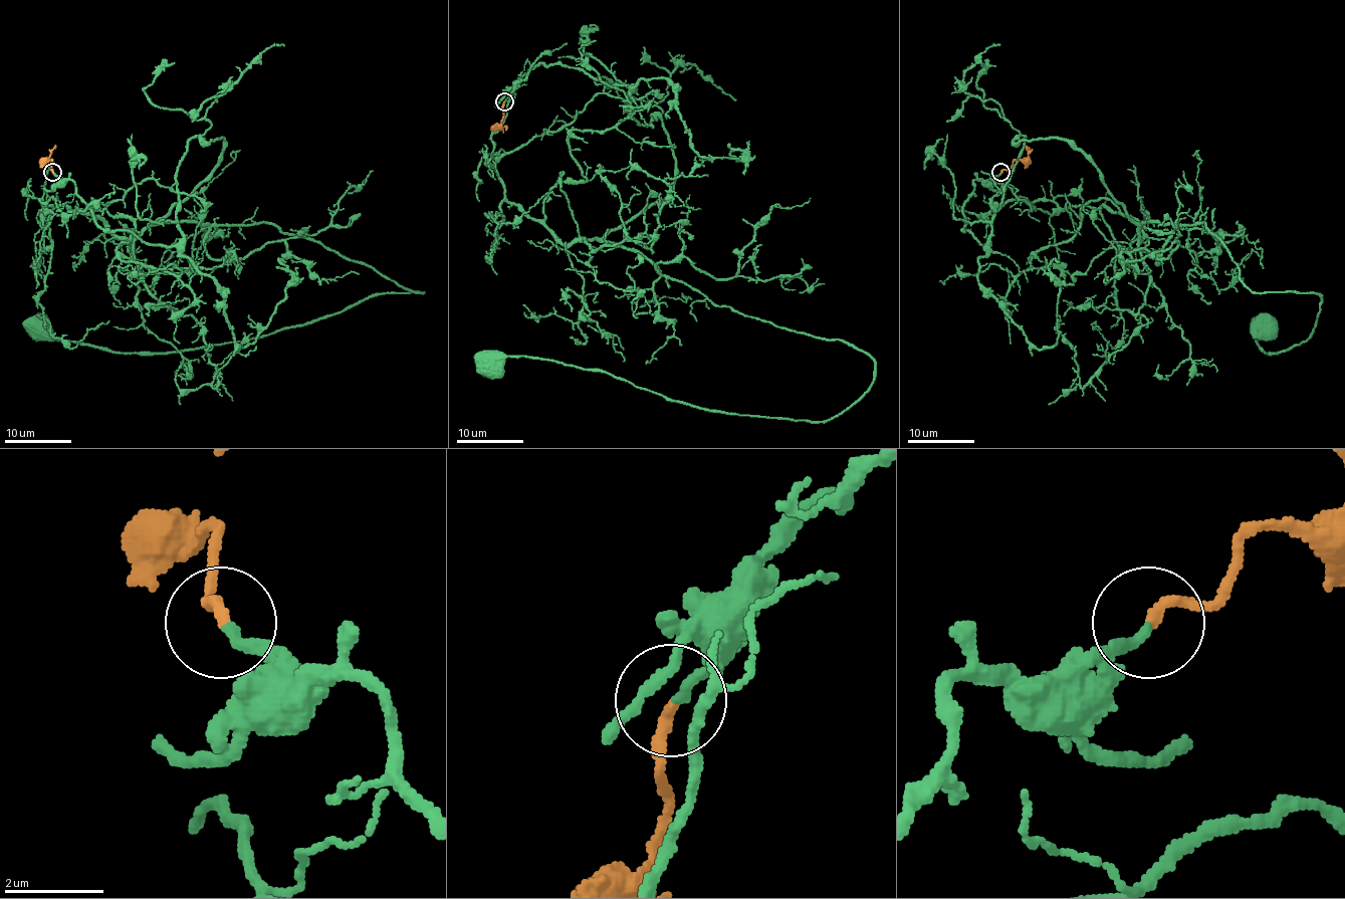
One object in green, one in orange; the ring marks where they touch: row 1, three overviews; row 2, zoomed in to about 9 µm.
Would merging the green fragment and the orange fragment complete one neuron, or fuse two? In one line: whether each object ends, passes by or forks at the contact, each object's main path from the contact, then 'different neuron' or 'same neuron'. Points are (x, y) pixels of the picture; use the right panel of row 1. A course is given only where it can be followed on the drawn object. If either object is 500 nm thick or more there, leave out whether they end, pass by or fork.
green ends; orange ends; course green (1000, 173), (959, 209), (1204, 223), (1251, 291), (1321, 297), (1300, 345), (1266, 353), (1266, 327); course orange (1000, 173), (1016, 160), (1028, 156), (1026, 145); same neuron

